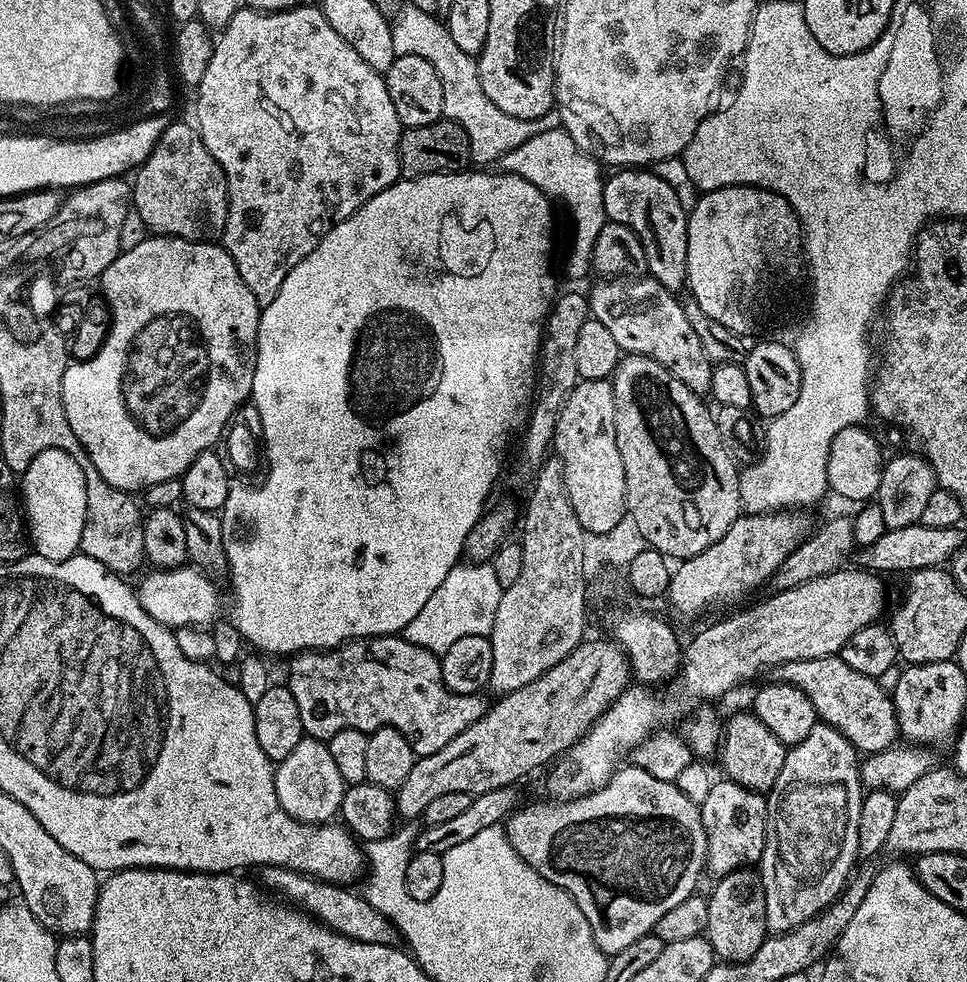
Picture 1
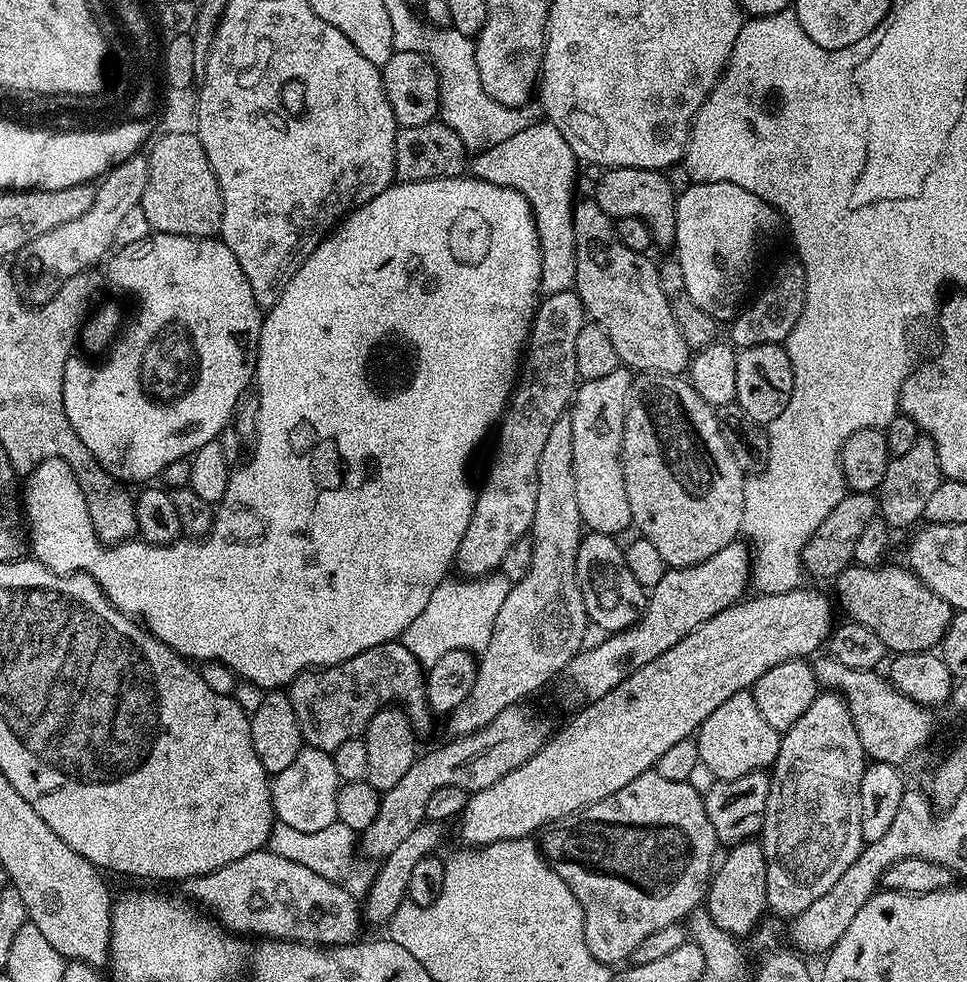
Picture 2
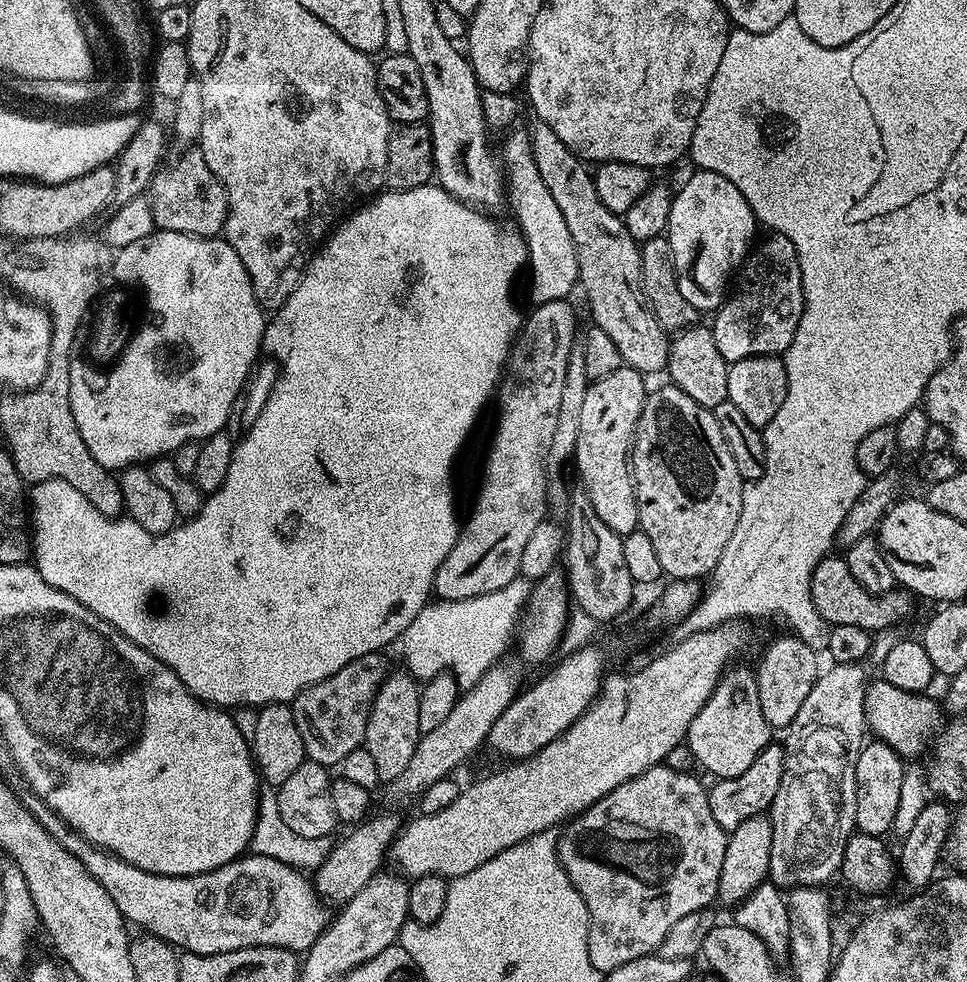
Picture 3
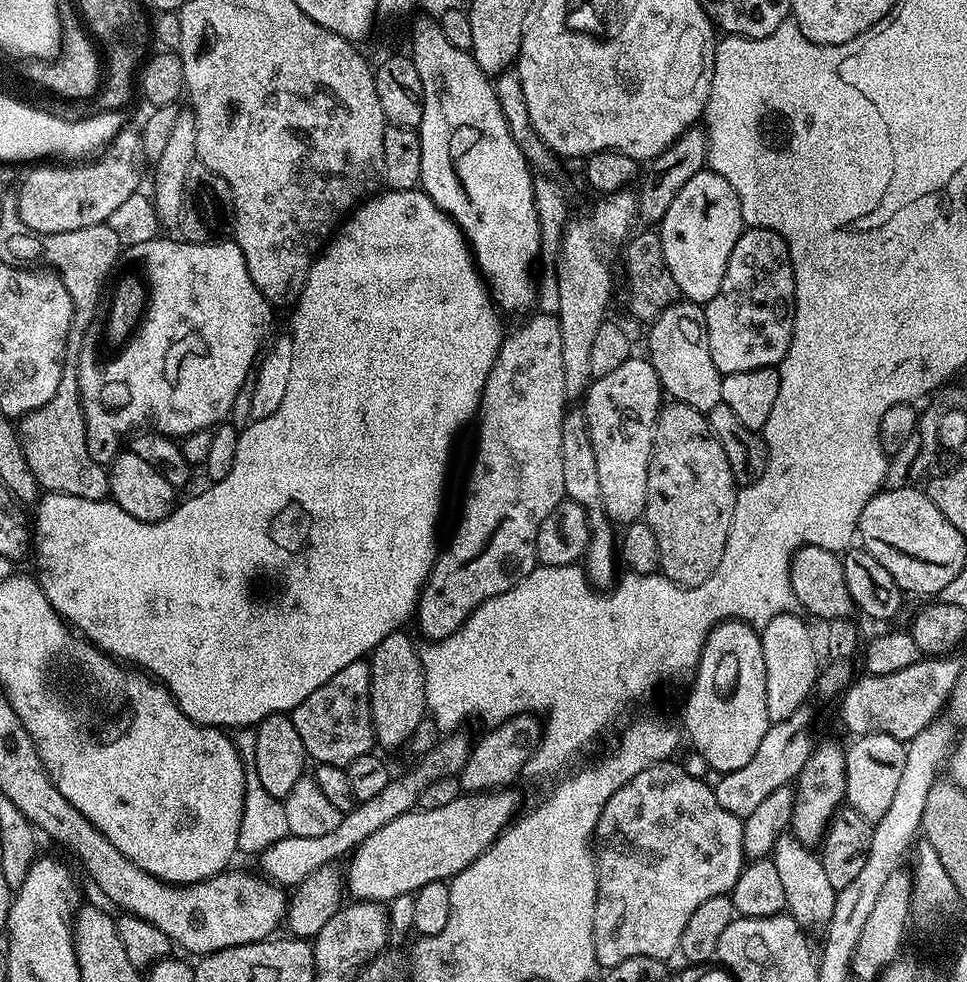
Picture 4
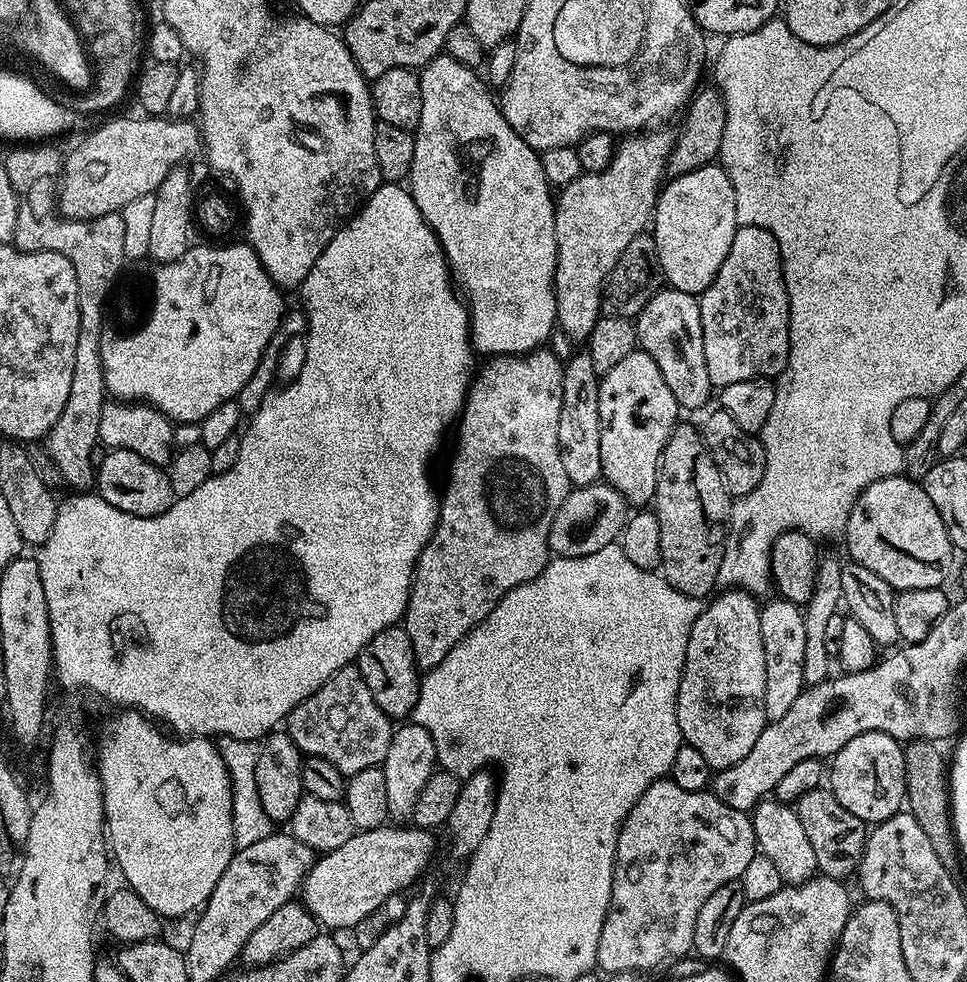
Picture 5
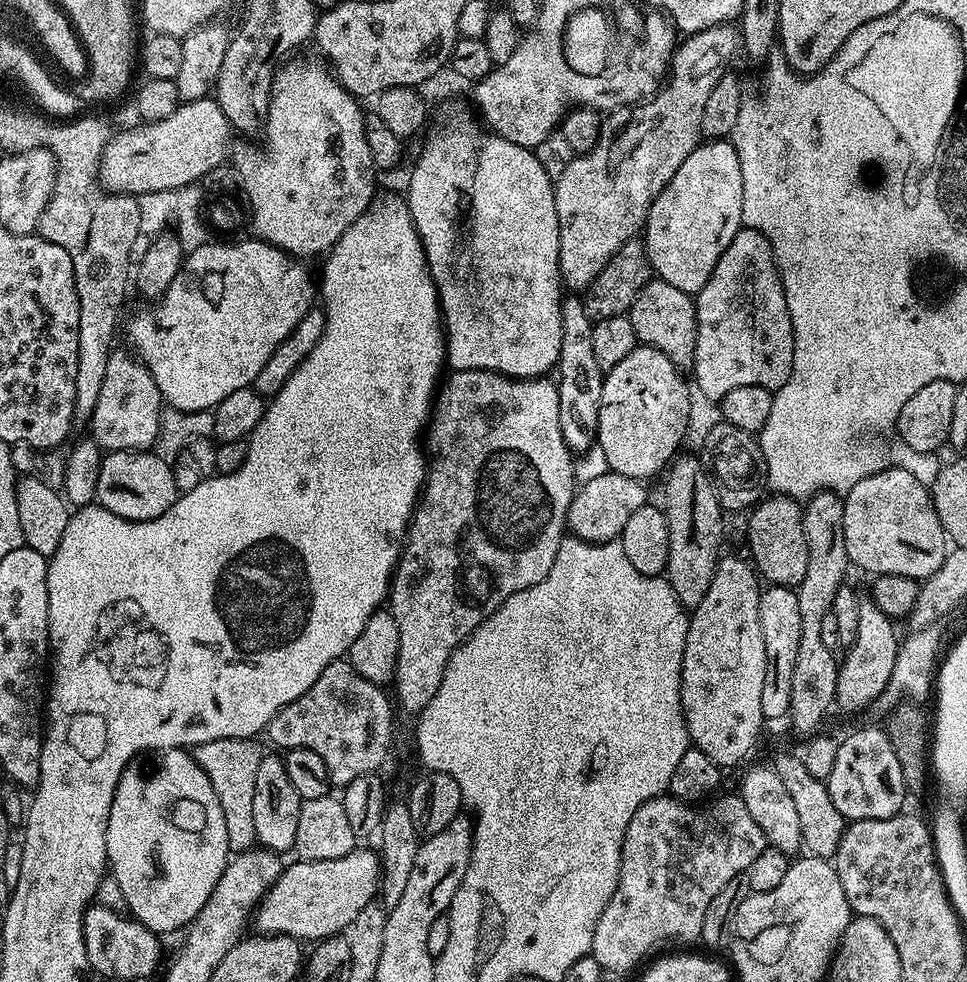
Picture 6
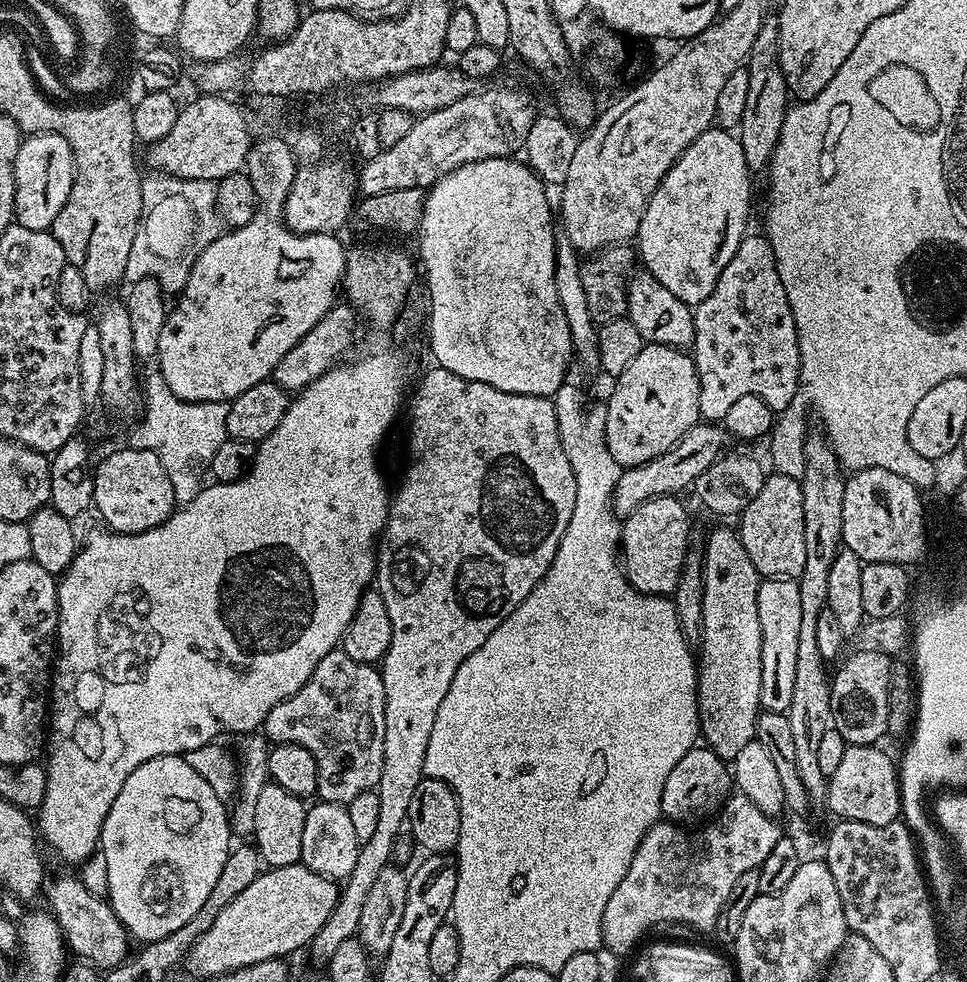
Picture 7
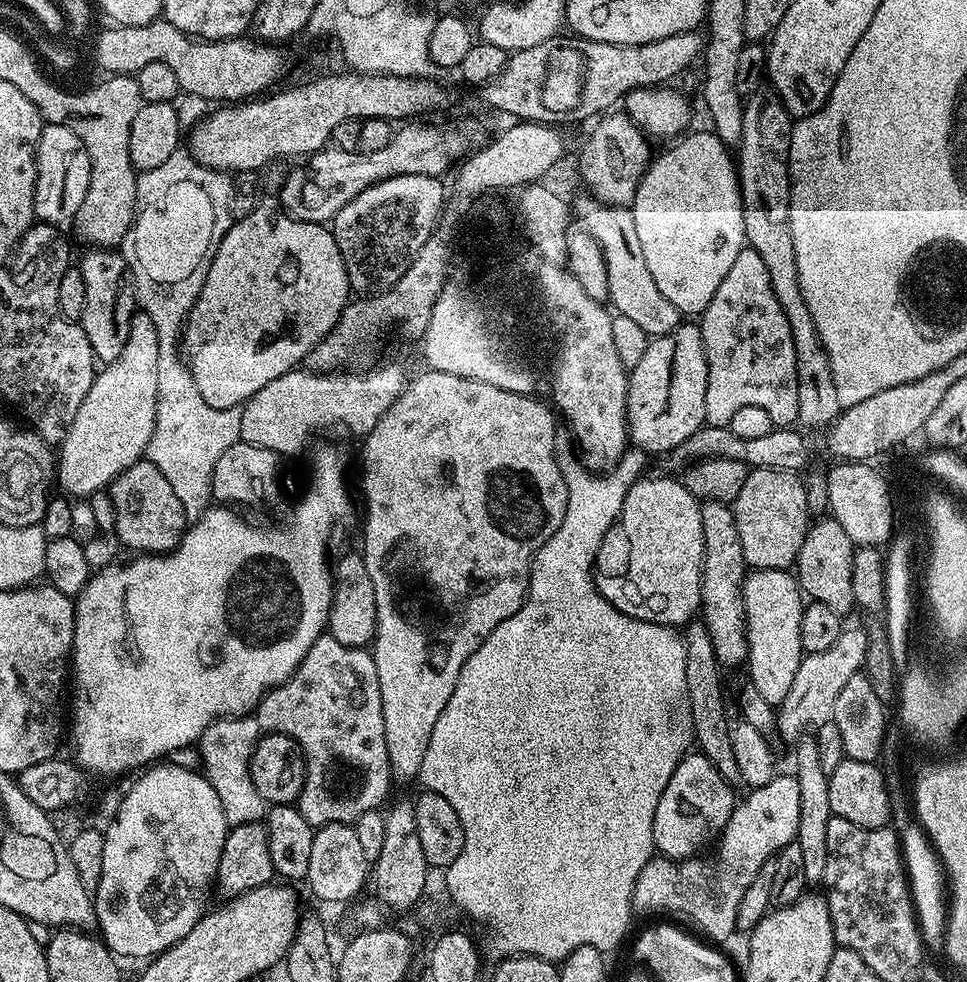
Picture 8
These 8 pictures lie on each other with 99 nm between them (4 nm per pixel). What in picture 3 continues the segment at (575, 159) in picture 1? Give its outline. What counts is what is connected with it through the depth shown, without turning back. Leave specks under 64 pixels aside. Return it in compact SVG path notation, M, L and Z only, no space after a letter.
M523 131L516 132L504 144L504 149L499 149L498 159L504 173L504 187L506 189L507 203L512 203L512 212L516 215L515 227L524 237L524 245L528 251L527 267L532 267L528 276L528 292L532 295L533 305L542 302L558 302L571 297L572 287L577 287L580 275L578 274L578 258L574 250L574 238L570 238L570 230L566 227L566 218L562 218L562 210L558 210L558 202L550 190L546 190L546 182L542 182L542 174L538 174L538 166L534 166L534 158L530 150L530 142Z

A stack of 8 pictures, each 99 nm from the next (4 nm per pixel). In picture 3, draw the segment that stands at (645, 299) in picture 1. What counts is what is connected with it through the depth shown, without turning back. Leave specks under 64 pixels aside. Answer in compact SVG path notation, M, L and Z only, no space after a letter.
M536 118L533 121L526 128L526 135L534 166L538 166L538 174L542 174L546 190L550 190L554 202L558 202L558 210L562 210L562 218L566 218L570 238L574 238L580 275L578 284L581 289L584 287L584 296L592 311L591 323L614 341L620 359L627 367L641 374L663 373L668 366L670 336L658 318L654 318L643 297L640 244L630 238L623 219L602 206L602 198L598 198L596 181L589 165L572 153L566 142L562 142L562 138L558 138L558 134L554 134L544 120Z

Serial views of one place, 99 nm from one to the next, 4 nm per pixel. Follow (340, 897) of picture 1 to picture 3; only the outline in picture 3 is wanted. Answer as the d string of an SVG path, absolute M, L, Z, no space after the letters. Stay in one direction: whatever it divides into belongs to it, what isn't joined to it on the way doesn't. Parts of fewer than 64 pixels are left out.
M29 795L26 803L34 818L46 830L46 834L50 834L50 838L70 850L70 854L74 854L74 858L78 858L78 862L82 862L88 873L103 886L106 894L114 898L114 906L118 906L129 925L137 924L140 927L137 929L162 938L184 952L209 956L243 948L288 948L294 953L304 954L329 926L329 905L321 900L313 881L309 877L307 880L304 877L307 875L301 869L291 868L286 862L278 862L278 858L245 854L239 860L231 860L226 866L218 866L202 874L159 876L118 858L113 852L105 852L103 848L93 846L85 836L72 831L72 827L58 813L46 807L38 797Z

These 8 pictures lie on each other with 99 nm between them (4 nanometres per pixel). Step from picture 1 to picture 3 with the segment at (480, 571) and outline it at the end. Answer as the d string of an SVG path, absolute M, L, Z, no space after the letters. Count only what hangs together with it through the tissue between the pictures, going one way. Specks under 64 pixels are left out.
M517 578L506 582L502 590L494 590L490 594L478 594L474 598L462 598L461 600L437 599L430 602L422 610L418 610L418 618L406 626L402 637L404 644L404 660L407 671L416 677L417 681L427 682L443 672L451 672L461 689L467 690L475 686L486 674L488 669L499 665L508 648L508 643L513 643L518 632L518 625L522 619L522 609L530 599L529 581Z

